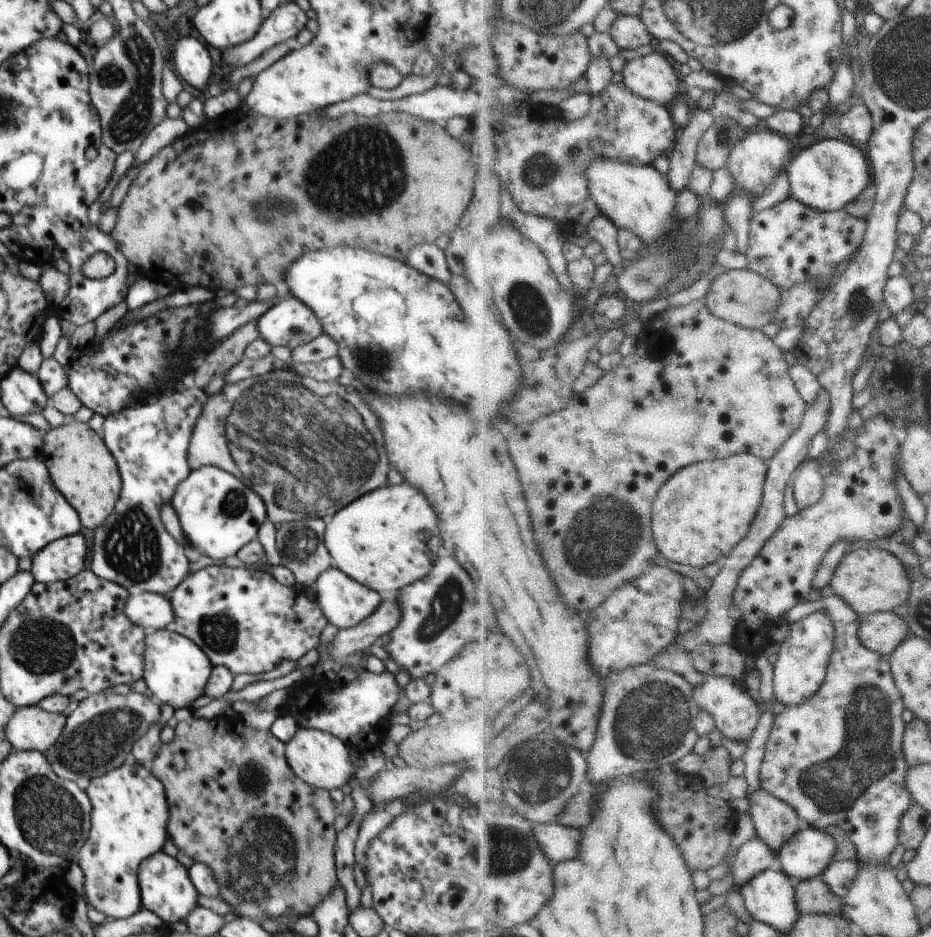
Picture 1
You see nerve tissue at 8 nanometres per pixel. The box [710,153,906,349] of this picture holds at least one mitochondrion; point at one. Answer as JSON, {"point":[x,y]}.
{"point":[860,307]}

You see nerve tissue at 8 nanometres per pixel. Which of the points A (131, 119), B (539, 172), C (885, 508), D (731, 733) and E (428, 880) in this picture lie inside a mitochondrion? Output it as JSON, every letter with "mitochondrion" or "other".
{"A":"mitochondrion","B":"mitochondrion","C":"other","D":"other","E":"other"}

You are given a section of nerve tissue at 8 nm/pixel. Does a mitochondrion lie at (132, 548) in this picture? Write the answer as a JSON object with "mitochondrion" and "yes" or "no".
{"mitochondrion":"yes"}

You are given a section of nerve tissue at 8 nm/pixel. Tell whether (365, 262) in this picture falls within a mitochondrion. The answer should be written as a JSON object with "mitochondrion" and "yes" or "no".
{"mitochondrion":"no"}

